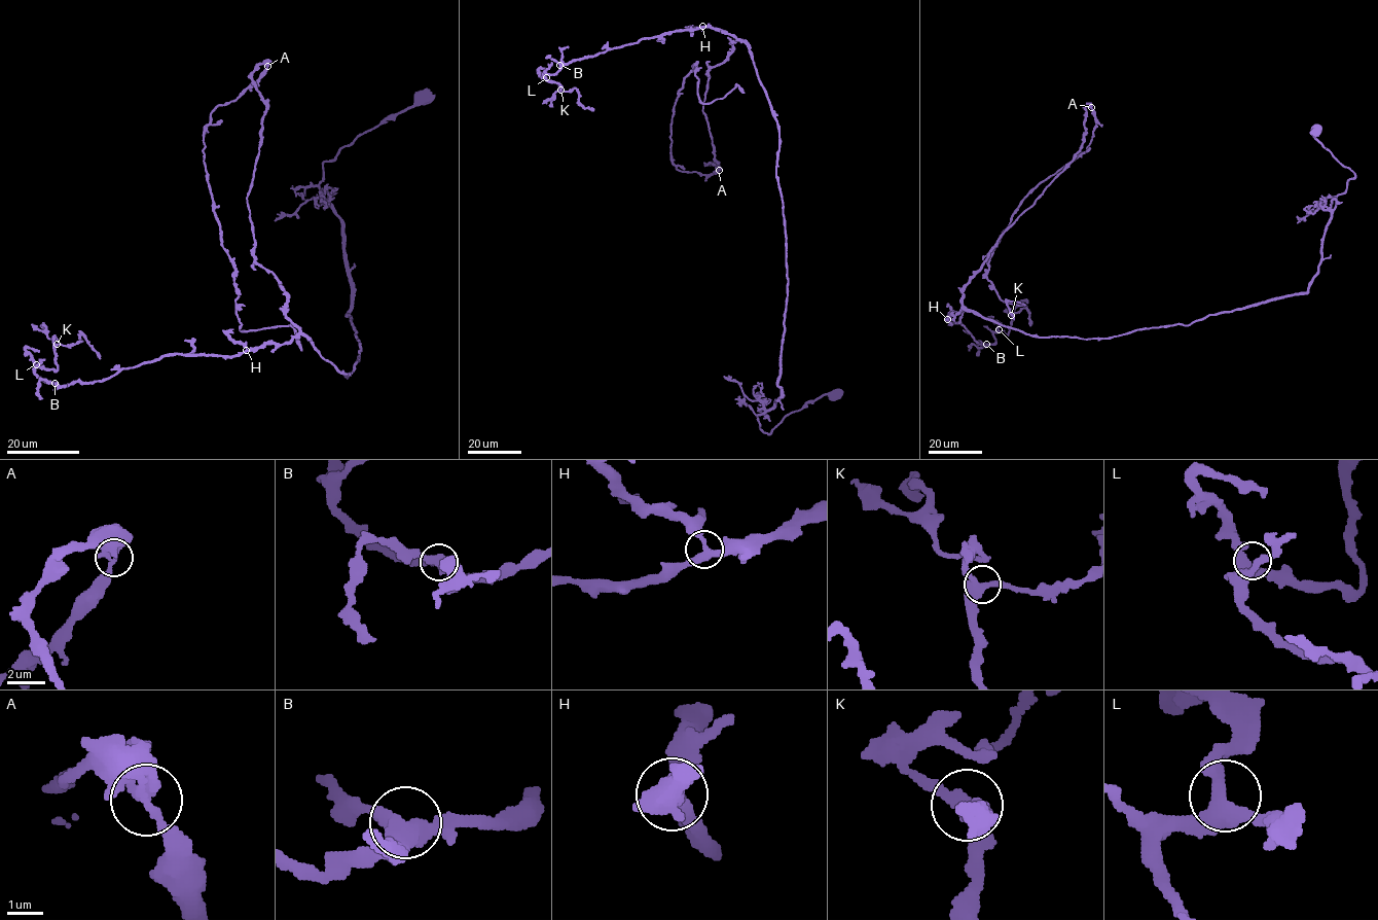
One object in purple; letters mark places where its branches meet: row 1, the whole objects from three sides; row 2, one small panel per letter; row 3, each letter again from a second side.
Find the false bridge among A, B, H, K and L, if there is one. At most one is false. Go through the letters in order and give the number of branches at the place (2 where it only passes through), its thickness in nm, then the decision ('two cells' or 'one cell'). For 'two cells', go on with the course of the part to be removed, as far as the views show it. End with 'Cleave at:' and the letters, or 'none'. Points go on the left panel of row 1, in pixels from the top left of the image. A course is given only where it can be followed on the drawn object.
A: 2 branches meet; 400 nm thick; two cells; foreign part runs (268, 66), (234, 100), (212, 112), (203, 152), (221, 246), (234, 269), (240, 329), (291, 326), (301, 351)
B: 3 branches meet; 440 nm thick; one cell
H: 3 branches meet; 340 nm thick; one cell
K: 3 branches meet; 360 nm thick; one cell
L: 3 branches meet; 400 nm thick; one cell
Cleave at: A

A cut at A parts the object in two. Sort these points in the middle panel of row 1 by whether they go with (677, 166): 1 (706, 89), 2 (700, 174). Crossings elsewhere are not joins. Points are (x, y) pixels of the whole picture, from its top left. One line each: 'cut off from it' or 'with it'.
1: cut off from it
2: with it

